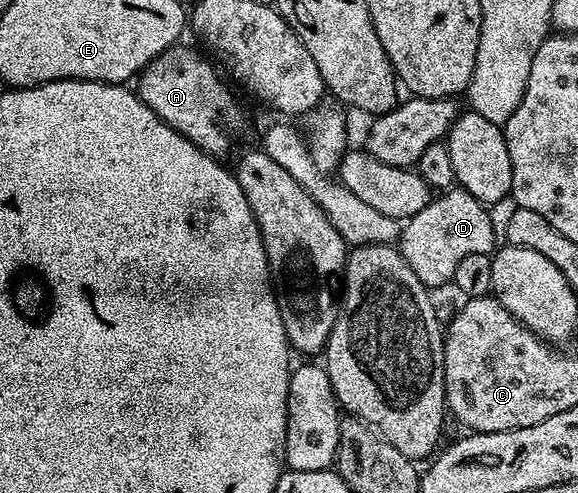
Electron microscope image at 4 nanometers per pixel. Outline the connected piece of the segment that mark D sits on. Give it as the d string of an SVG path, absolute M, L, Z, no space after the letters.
M460 186L442 191L438 198L430 199L429 204L419 214L404 221L399 239L401 257L415 270L415 278L430 290L441 288L452 281L456 266L467 254L490 255L498 247L499 232L493 229L490 209L481 204L471 193Z

